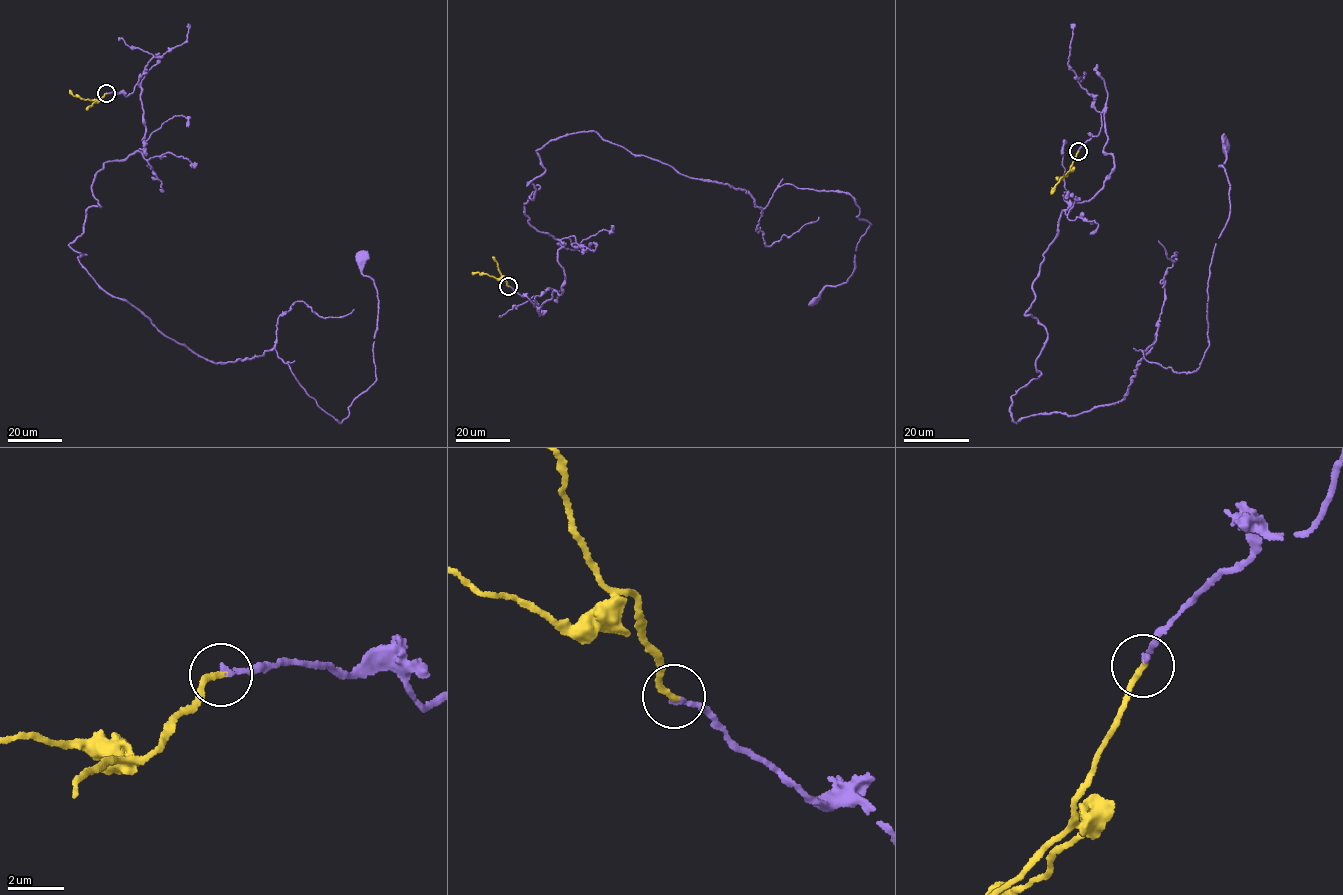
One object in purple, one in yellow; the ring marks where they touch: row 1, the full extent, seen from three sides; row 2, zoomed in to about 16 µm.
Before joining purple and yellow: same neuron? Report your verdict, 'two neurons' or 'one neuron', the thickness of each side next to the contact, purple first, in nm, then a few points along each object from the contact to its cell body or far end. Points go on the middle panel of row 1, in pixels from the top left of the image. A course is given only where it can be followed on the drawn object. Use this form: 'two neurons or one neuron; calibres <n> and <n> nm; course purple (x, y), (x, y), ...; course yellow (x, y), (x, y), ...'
one neuron; calibres 160 and 200 nm; course purple (508, 286), (563, 291), (527, 185), (537, 149), (595, 131), (760, 207), (848, 194), (871, 224), (814, 301); course yellow (508, 286), (504, 276), (498, 279), (487, 274), (472, 273)

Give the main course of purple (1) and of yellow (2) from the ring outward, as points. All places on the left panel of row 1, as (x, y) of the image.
1: (106, 94), (138, 84), (143, 152), (69, 244), (168, 337), (274, 348), (340, 423), (376, 379), (360, 259)
2: (106, 94), (96, 101), (74, 96), (70, 90)

